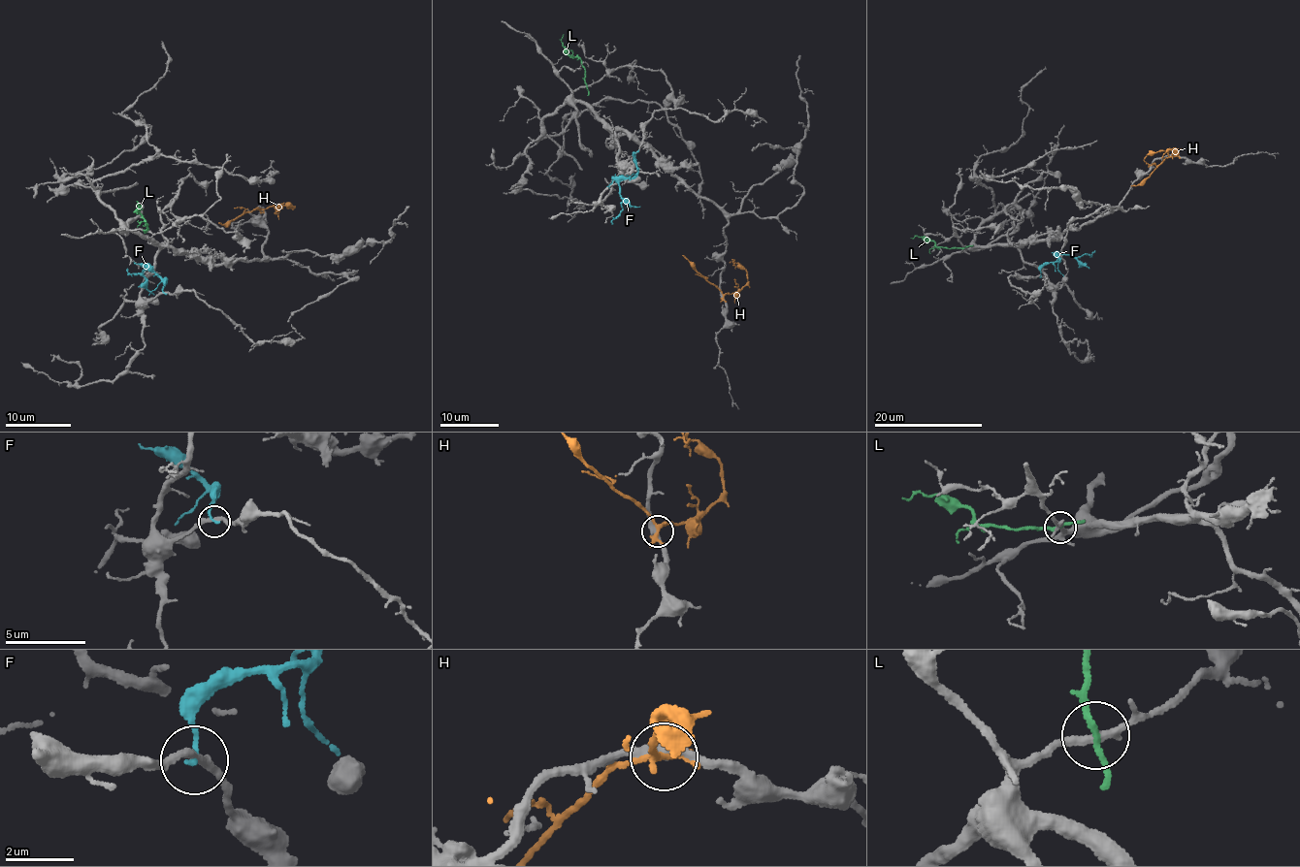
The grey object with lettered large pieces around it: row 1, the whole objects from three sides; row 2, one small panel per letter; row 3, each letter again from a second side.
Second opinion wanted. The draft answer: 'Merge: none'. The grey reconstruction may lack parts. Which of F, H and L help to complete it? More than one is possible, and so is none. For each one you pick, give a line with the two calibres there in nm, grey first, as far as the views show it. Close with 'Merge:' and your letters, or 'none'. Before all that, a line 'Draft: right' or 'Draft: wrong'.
Draft: right
Merge: none

